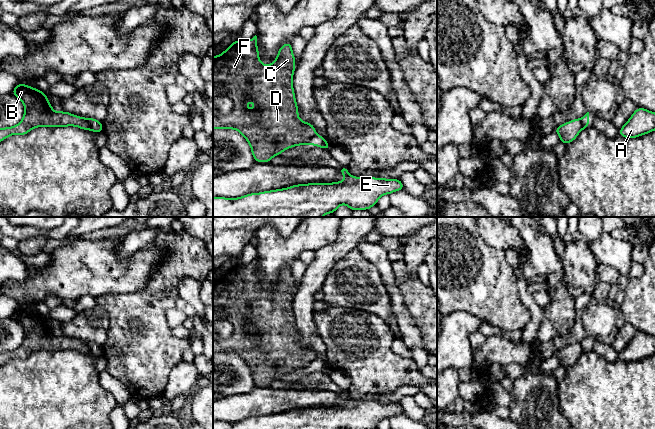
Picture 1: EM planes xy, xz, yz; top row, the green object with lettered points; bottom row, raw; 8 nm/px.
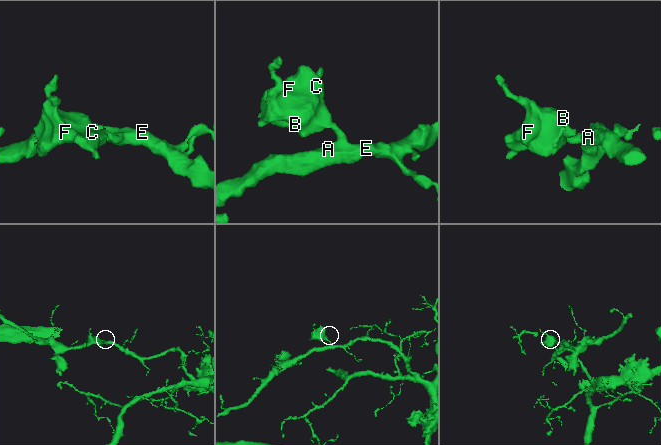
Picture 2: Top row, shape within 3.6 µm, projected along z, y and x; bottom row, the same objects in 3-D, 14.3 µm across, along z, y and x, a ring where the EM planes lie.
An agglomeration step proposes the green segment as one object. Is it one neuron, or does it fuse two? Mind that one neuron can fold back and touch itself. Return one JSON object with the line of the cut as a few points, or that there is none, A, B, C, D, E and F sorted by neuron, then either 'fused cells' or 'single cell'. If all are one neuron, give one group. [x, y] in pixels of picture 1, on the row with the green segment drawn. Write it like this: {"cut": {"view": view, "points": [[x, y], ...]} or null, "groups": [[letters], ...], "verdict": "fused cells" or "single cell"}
{"cut": {"view": "xy", "points": [[84, 118], [91, 129]]}, "groups": [["A", "E"], ["B", "C", "D", "F"]], "verdict": "fused cells"}

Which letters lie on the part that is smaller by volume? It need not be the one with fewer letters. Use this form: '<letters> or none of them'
B, C, D, F

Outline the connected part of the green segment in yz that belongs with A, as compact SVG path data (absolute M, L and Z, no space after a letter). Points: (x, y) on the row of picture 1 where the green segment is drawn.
M638 107L619 130L624 138L635 138L655 130L655 112Z

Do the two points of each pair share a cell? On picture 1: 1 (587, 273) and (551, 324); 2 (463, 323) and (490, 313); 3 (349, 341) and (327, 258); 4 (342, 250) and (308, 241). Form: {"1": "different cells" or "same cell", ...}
{"1": "different cells", "2": "different cells", "3": "different cells", "4": "different cells"}

